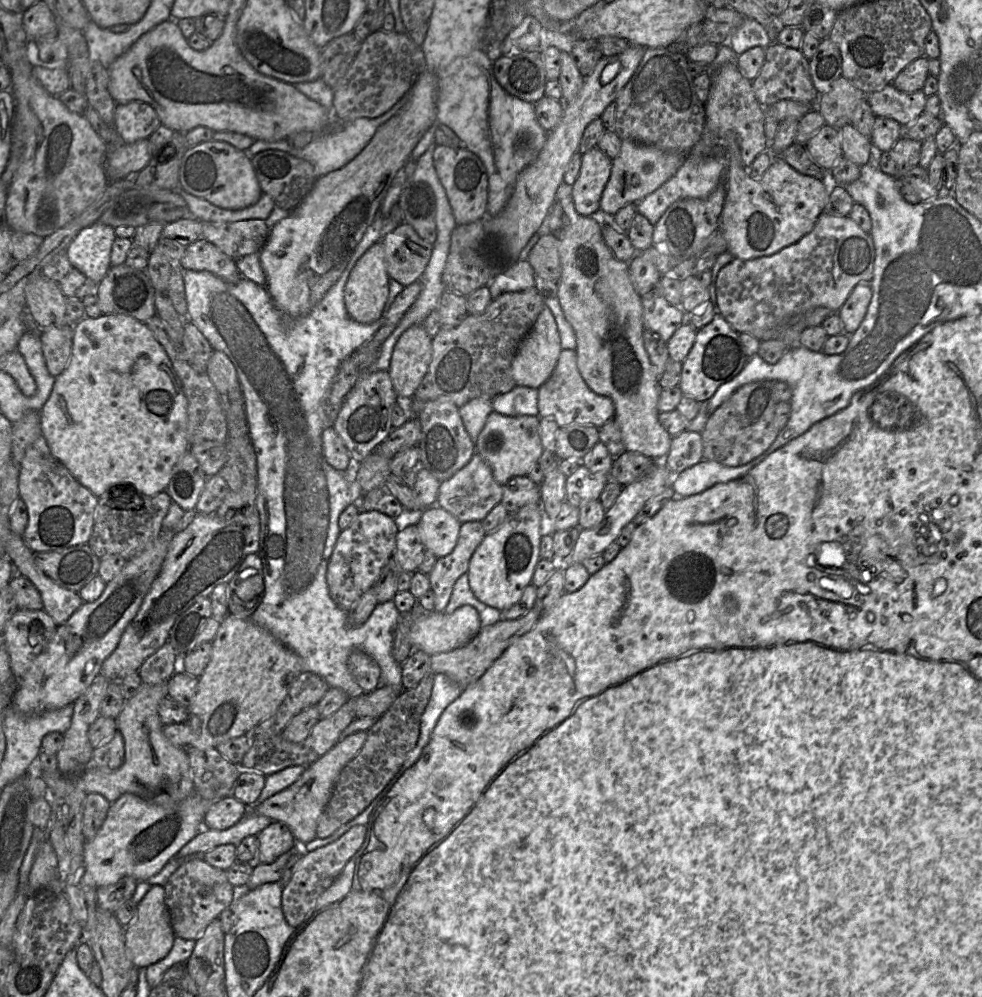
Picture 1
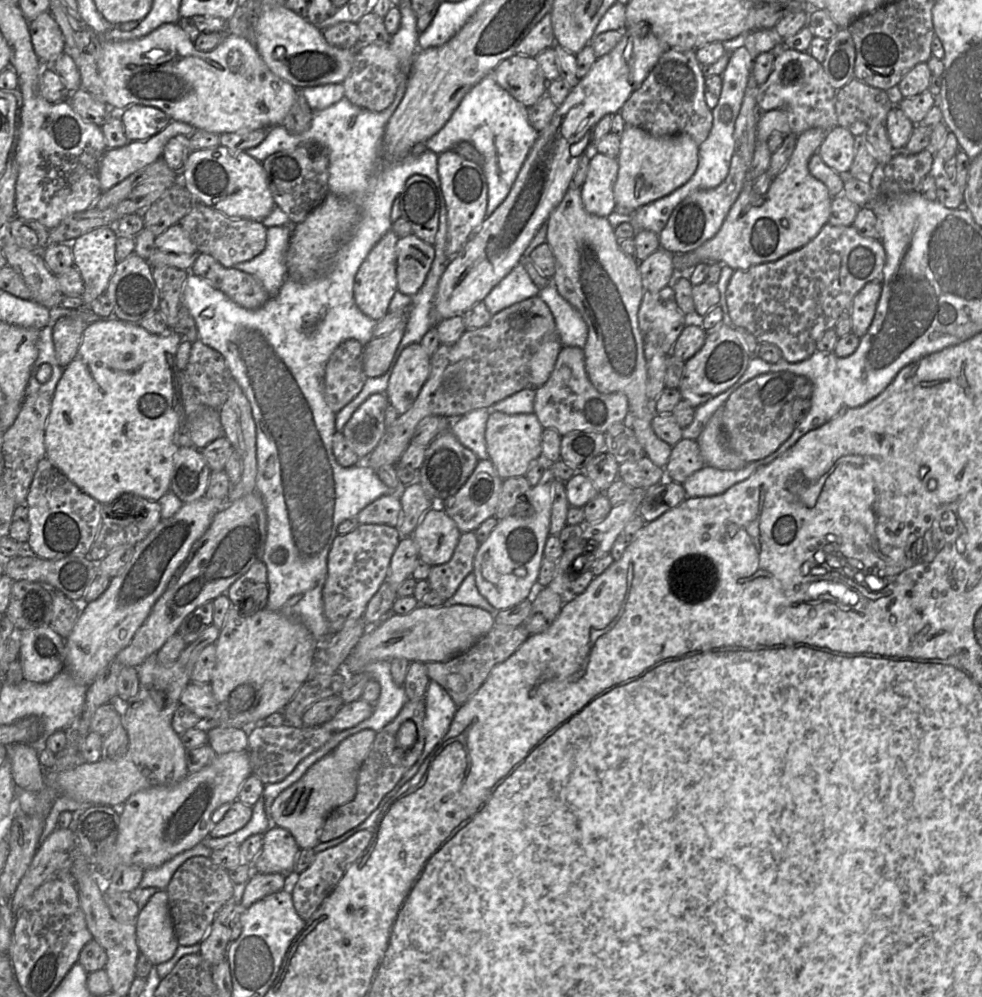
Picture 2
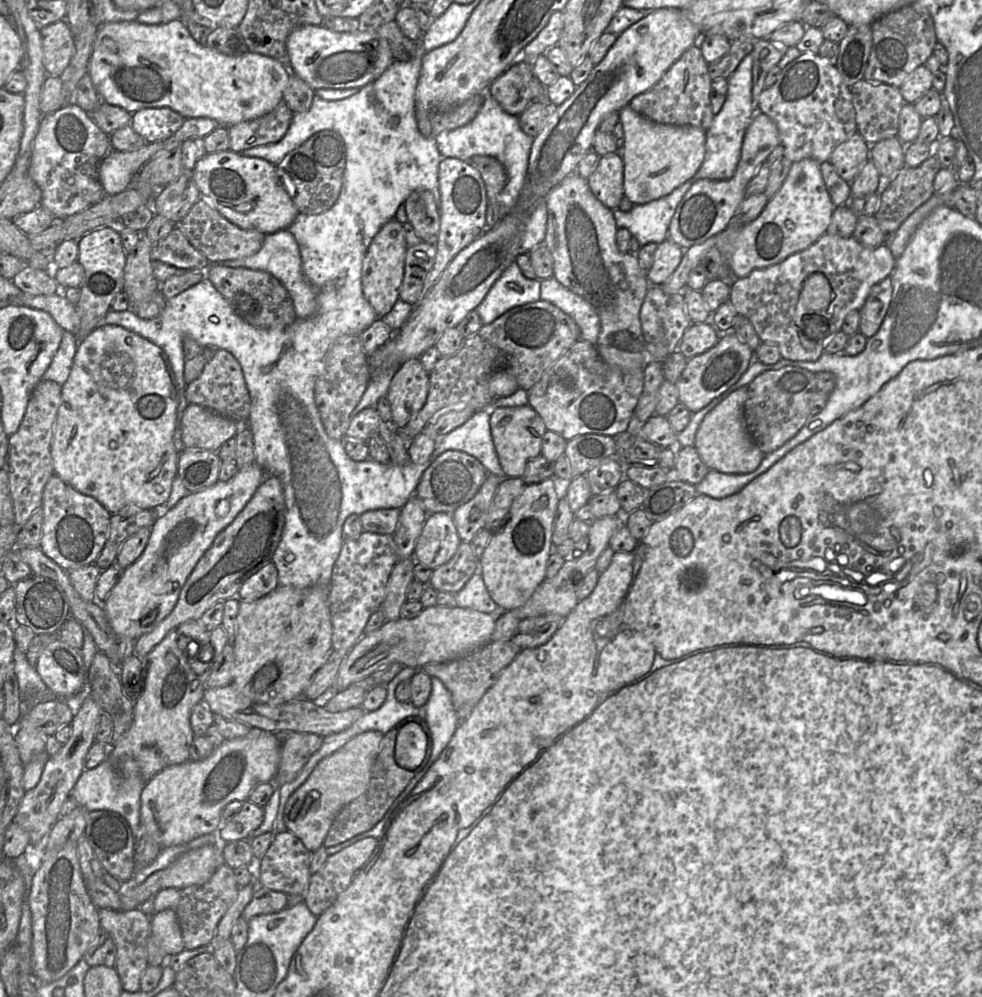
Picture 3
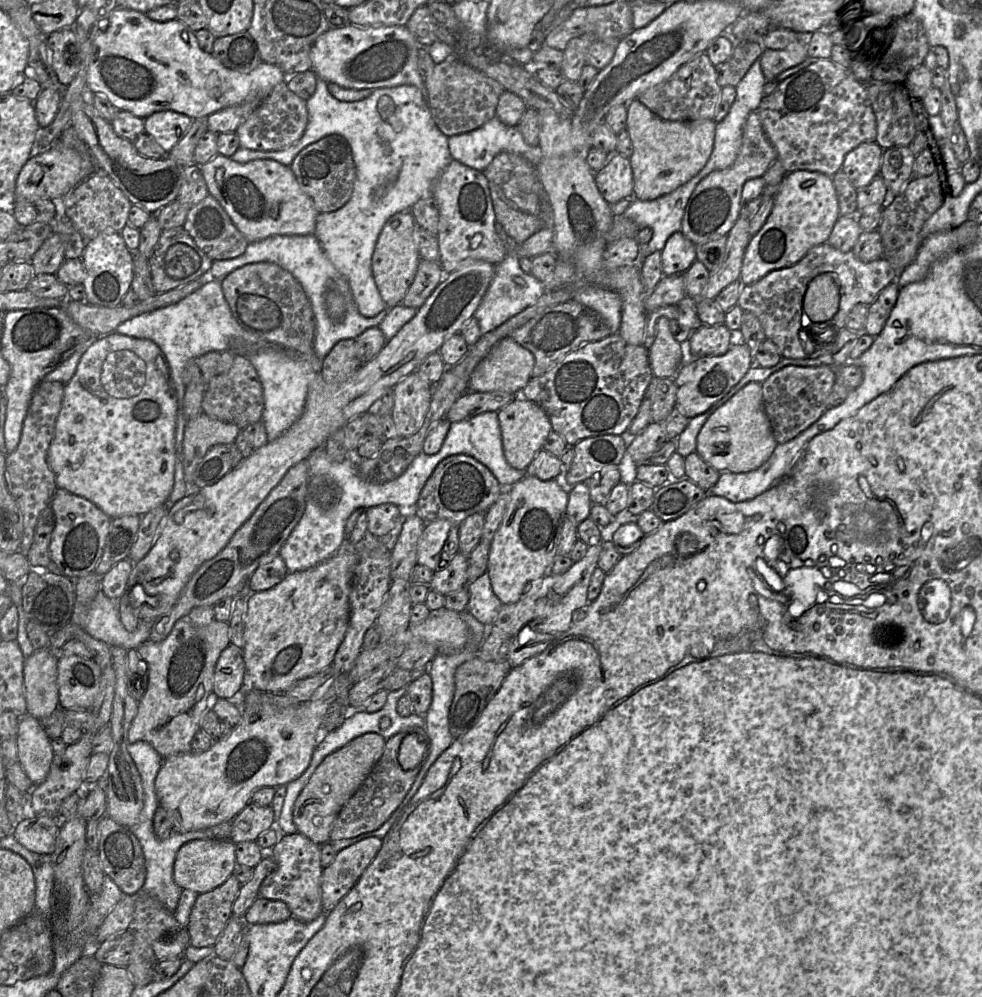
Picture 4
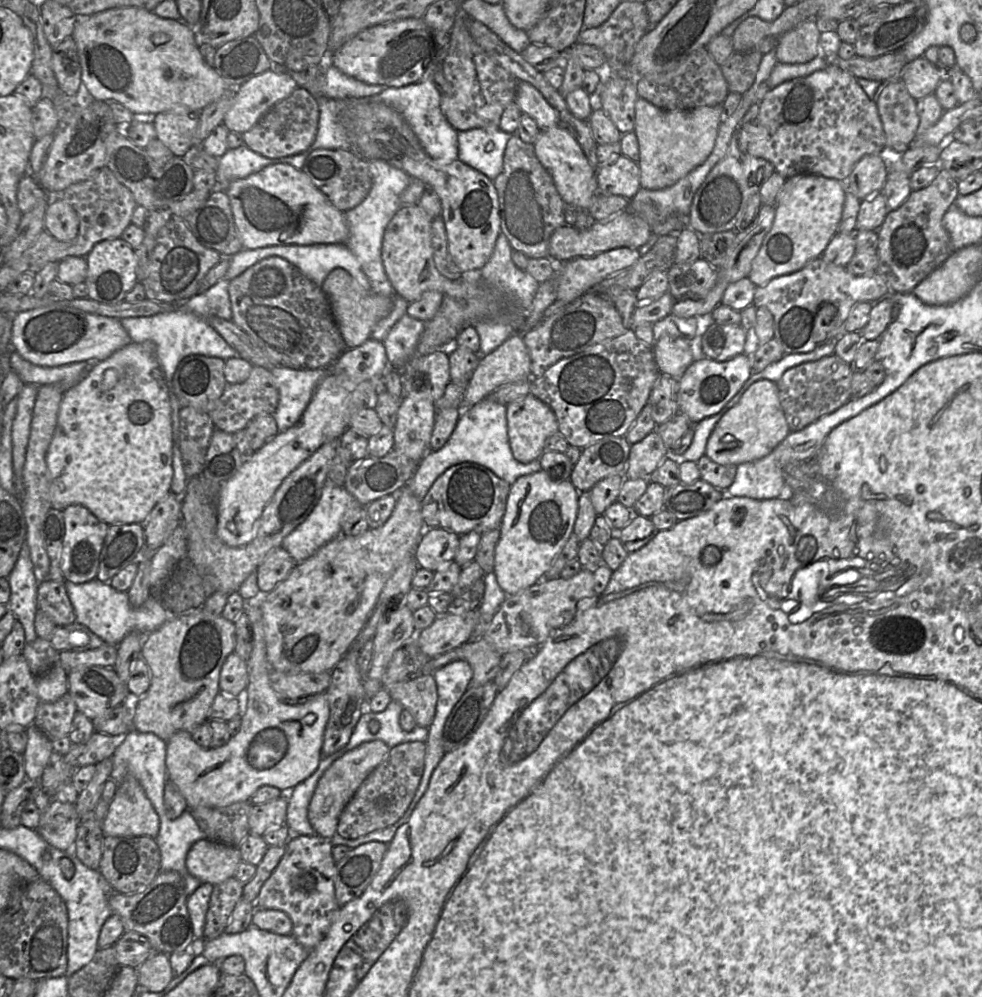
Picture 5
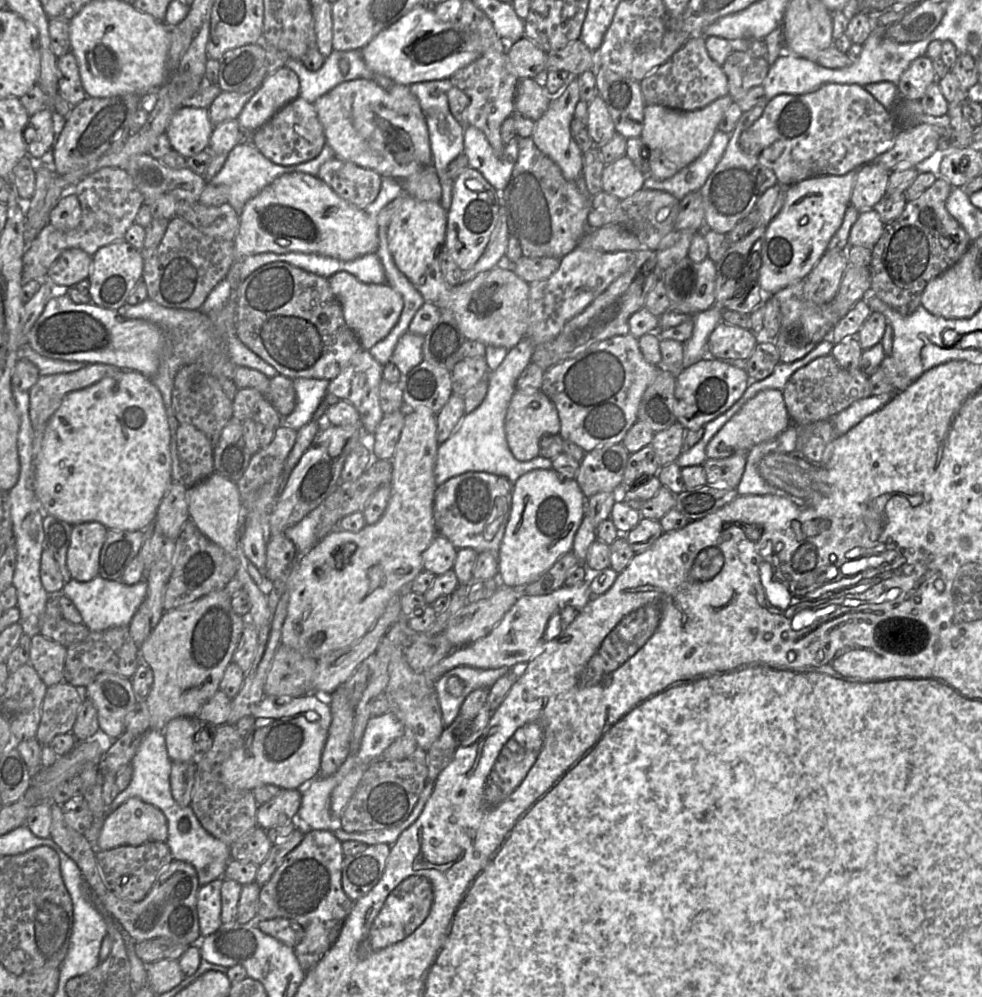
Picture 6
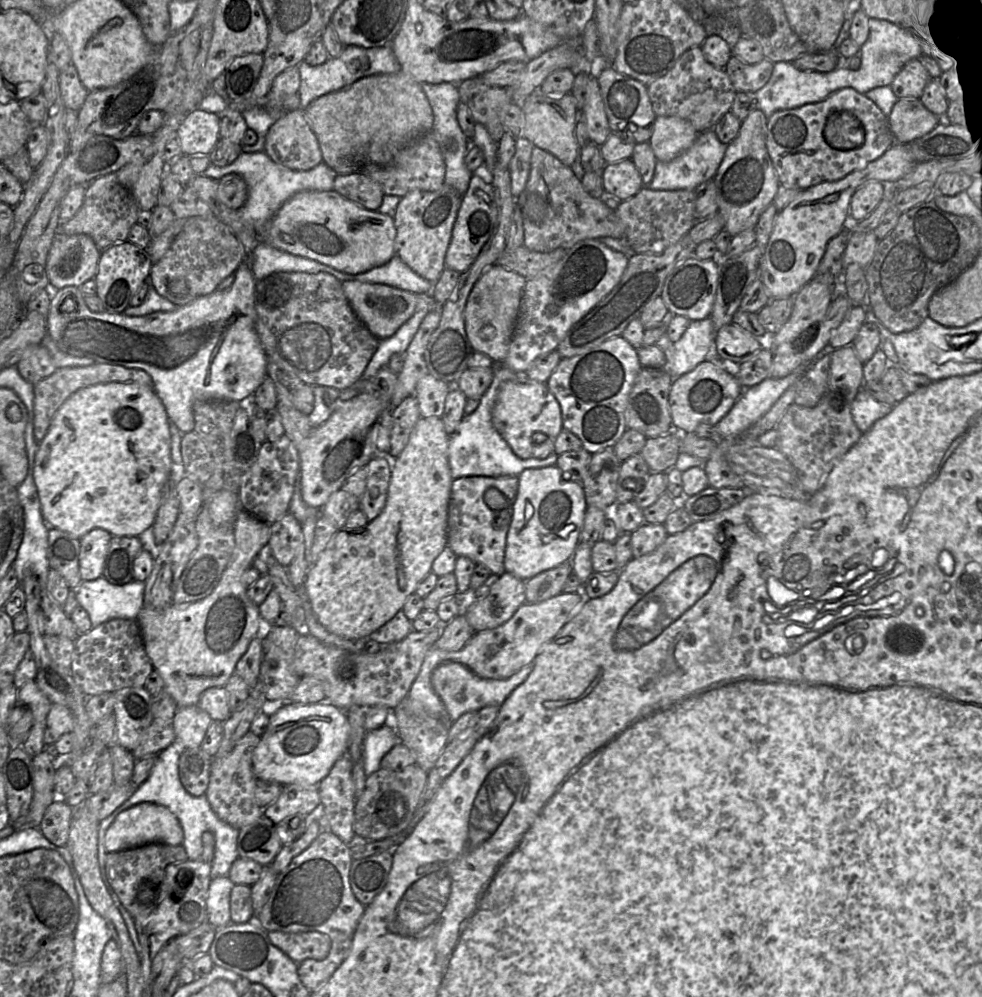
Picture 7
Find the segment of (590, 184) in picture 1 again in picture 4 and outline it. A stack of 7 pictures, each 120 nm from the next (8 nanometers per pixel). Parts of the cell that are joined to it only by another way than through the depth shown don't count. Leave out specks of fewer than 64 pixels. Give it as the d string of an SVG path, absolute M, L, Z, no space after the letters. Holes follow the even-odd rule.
M617 151L609 153L606 163L595 172L595 182L610 205L633 197L633 171L629 158Z

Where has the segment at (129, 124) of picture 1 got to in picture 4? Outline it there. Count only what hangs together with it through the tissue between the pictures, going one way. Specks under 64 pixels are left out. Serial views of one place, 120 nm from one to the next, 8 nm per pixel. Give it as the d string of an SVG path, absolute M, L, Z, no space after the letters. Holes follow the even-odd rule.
M159 111L144 119L145 132L168 153L187 134L193 119L174 112Z

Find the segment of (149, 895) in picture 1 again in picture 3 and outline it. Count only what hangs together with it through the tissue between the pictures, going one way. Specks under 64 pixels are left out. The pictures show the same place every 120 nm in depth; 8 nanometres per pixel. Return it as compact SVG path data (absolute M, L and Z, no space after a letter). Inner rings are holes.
M172 909L158 911L151 915L150 936L167 956L180 953L185 949L181 928Z

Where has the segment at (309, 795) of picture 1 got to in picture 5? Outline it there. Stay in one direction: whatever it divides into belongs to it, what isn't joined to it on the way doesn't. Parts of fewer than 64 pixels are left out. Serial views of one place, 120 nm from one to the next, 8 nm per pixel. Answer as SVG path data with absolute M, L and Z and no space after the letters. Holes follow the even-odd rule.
M380 740L365 742L337 759L320 778L308 807L308 820L316 834L330 839L337 831L339 817L368 775L388 756L390 748Z

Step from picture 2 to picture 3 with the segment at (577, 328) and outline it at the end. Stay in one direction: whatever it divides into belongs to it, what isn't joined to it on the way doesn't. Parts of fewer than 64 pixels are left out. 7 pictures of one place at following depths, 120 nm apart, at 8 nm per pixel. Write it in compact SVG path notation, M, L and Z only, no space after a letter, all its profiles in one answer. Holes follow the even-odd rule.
M554 276L541 280L540 299L555 305L570 316L580 329L581 340L596 344L600 319L590 303L563 286Z

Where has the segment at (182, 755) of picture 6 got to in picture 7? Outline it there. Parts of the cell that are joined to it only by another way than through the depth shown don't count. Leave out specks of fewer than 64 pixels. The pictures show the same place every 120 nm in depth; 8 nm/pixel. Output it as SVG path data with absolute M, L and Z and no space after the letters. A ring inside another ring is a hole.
M192 705L178 708L171 722L176 735L175 741L184 749L201 748L212 719L198 705Z

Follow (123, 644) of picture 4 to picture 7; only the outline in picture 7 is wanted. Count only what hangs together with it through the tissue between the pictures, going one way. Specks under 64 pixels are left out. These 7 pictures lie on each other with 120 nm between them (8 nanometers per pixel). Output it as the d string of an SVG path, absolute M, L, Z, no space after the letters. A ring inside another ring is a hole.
M101 576L95 580L82 580L74 589L78 604L86 610L92 627L114 618L136 619L143 607L145 583L132 581L125 585L114 585Z

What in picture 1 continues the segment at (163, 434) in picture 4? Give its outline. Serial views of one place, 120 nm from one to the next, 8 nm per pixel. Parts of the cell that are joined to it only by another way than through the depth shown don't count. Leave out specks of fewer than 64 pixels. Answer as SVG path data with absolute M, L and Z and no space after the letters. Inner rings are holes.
M103 314L97 318L84 318L74 324L74 336L70 360L62 373L55 377L49 398L40 410L41 433L52 455L62 463L72 476L99 498L110 487L128 487L117 491L133 490L141 495L153 496L166 491L173 467L181 456L188 451L187 440L187 399L172 363L161 344L143 322L121 314Z

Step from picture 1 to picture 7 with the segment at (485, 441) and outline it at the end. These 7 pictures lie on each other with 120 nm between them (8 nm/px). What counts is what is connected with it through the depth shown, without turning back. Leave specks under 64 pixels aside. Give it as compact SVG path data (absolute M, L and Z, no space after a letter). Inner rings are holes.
M521 375L515 380L503 382L492 411L492 423L498 433L521 459L533 458L532 435L545 433L555 440L563 429L561 407L547 386L547 382L538 382Z

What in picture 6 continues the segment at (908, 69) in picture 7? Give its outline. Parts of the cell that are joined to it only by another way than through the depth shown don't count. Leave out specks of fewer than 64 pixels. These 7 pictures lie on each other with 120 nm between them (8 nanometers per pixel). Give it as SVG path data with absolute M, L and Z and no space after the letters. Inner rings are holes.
M927 55L916 58L896 84L899 98L920 100L927 89L938 81L933 61Z

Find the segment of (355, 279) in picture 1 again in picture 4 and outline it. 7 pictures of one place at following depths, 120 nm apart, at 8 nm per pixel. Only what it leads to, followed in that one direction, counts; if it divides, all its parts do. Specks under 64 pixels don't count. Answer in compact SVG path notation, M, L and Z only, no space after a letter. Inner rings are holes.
M410 210L391 216L383 226L372 256L372 272L379 293L387 308L402 303L412 284L421 260L413 238L416 222Z

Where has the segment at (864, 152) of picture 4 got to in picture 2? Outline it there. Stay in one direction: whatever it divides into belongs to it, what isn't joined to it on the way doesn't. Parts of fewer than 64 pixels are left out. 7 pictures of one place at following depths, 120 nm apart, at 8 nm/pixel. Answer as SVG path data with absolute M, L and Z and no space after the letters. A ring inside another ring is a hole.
M838 125L826 132L817 153L835 172L847 174L854 159L856 143L857 138Z

